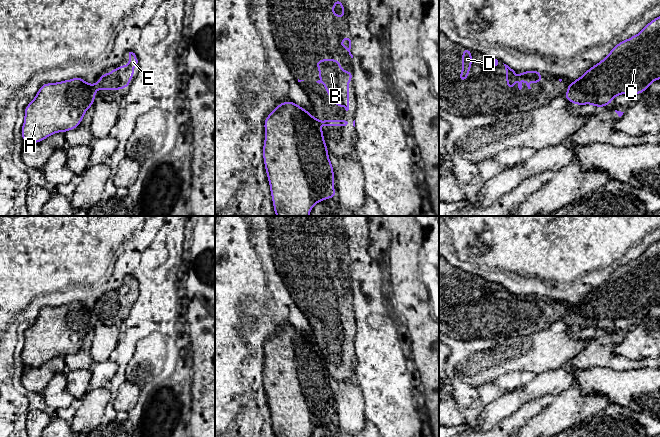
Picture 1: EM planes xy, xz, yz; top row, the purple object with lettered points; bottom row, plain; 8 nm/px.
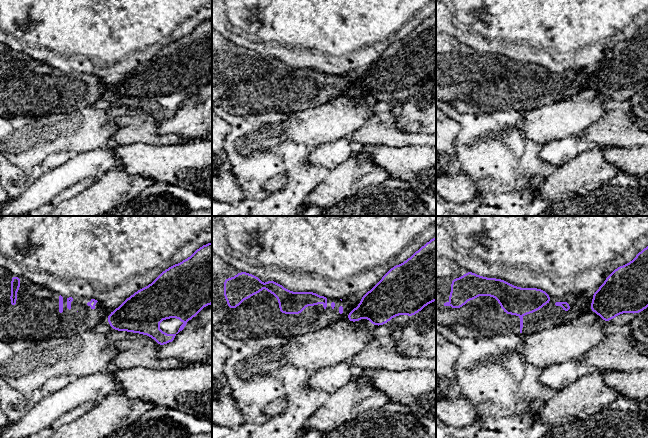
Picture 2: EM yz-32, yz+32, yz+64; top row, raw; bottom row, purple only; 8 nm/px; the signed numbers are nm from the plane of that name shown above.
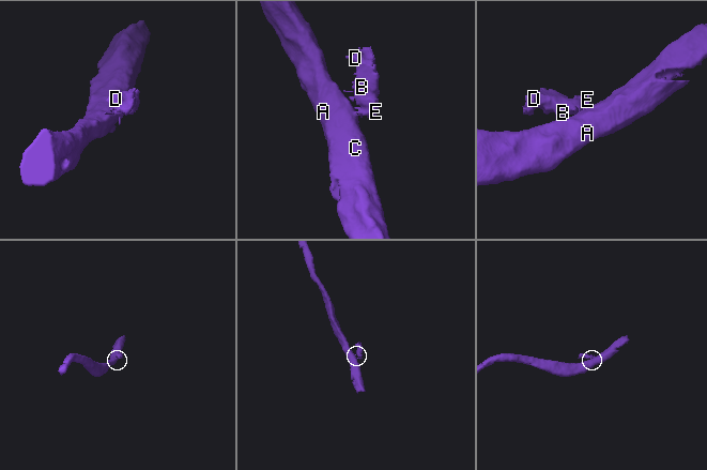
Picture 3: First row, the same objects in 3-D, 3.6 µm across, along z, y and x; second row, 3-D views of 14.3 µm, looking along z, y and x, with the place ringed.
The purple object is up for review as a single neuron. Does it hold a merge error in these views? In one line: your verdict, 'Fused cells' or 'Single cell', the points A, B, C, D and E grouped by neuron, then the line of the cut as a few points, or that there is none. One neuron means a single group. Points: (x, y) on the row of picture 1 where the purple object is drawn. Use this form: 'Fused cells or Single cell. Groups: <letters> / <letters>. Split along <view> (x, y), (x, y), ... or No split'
Fused cells. Groups: A C / B D E. Split along xy (93, 84), (94, 88)

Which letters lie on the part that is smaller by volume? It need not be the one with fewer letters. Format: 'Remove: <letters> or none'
Remove: B, D, E

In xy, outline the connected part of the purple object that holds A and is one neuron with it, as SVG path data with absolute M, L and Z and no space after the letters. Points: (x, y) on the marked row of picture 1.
M81 77L44 83L24 109L21 136L25 144L39 143L57 132L76 129L96 97L94 85Z

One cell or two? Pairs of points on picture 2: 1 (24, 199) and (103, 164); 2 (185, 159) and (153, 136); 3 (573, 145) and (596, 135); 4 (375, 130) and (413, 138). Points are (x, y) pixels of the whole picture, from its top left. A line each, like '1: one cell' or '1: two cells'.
1: one cell
2: two cells
3: two cells
4: one cell

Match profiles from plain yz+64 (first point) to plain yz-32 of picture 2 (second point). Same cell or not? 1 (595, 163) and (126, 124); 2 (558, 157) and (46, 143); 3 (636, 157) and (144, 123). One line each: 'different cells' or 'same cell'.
1: different cells
2: different cells
3: different cells

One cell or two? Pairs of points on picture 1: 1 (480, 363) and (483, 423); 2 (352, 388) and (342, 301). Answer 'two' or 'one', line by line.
1: two
2: two

